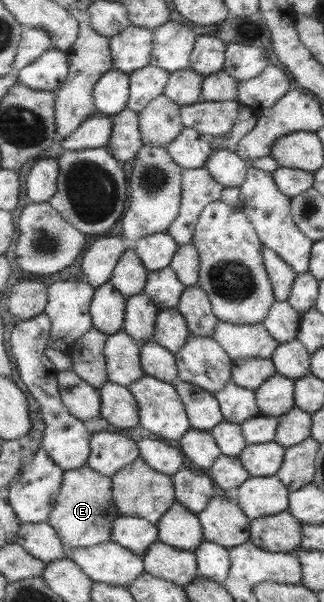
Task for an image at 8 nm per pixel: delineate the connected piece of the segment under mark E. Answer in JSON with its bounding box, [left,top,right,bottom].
[48,464,121,549]

